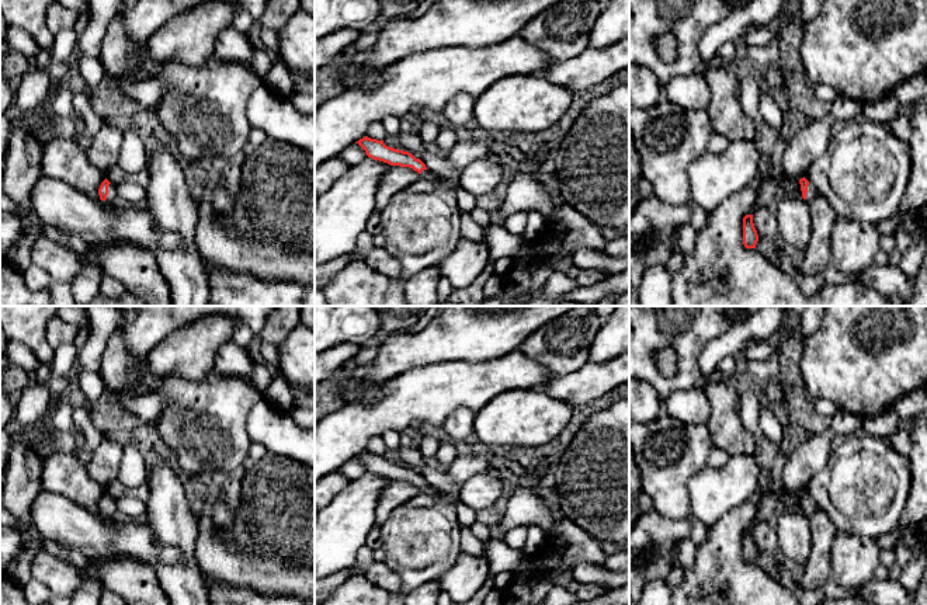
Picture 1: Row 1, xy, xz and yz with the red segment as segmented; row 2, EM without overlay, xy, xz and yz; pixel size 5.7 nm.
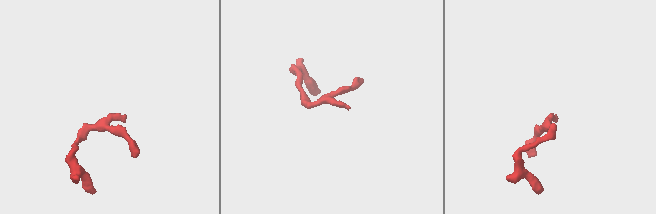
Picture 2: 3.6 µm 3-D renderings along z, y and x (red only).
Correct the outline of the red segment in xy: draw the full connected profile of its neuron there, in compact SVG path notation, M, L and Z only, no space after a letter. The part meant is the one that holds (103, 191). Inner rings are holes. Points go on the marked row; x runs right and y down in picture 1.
M105 178L100 188L98 188L98 195L101 201L105 201L108 204L114 204L115 198L117 198L117 191L114 188L114 185Z

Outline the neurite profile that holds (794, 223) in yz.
M787 197L777 209L780 237L794 248L803 251L810 240L810 206L802 197Z

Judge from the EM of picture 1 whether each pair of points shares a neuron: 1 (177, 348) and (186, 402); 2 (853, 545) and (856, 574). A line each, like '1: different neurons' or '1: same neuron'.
1: different neurons
2: same neuron

